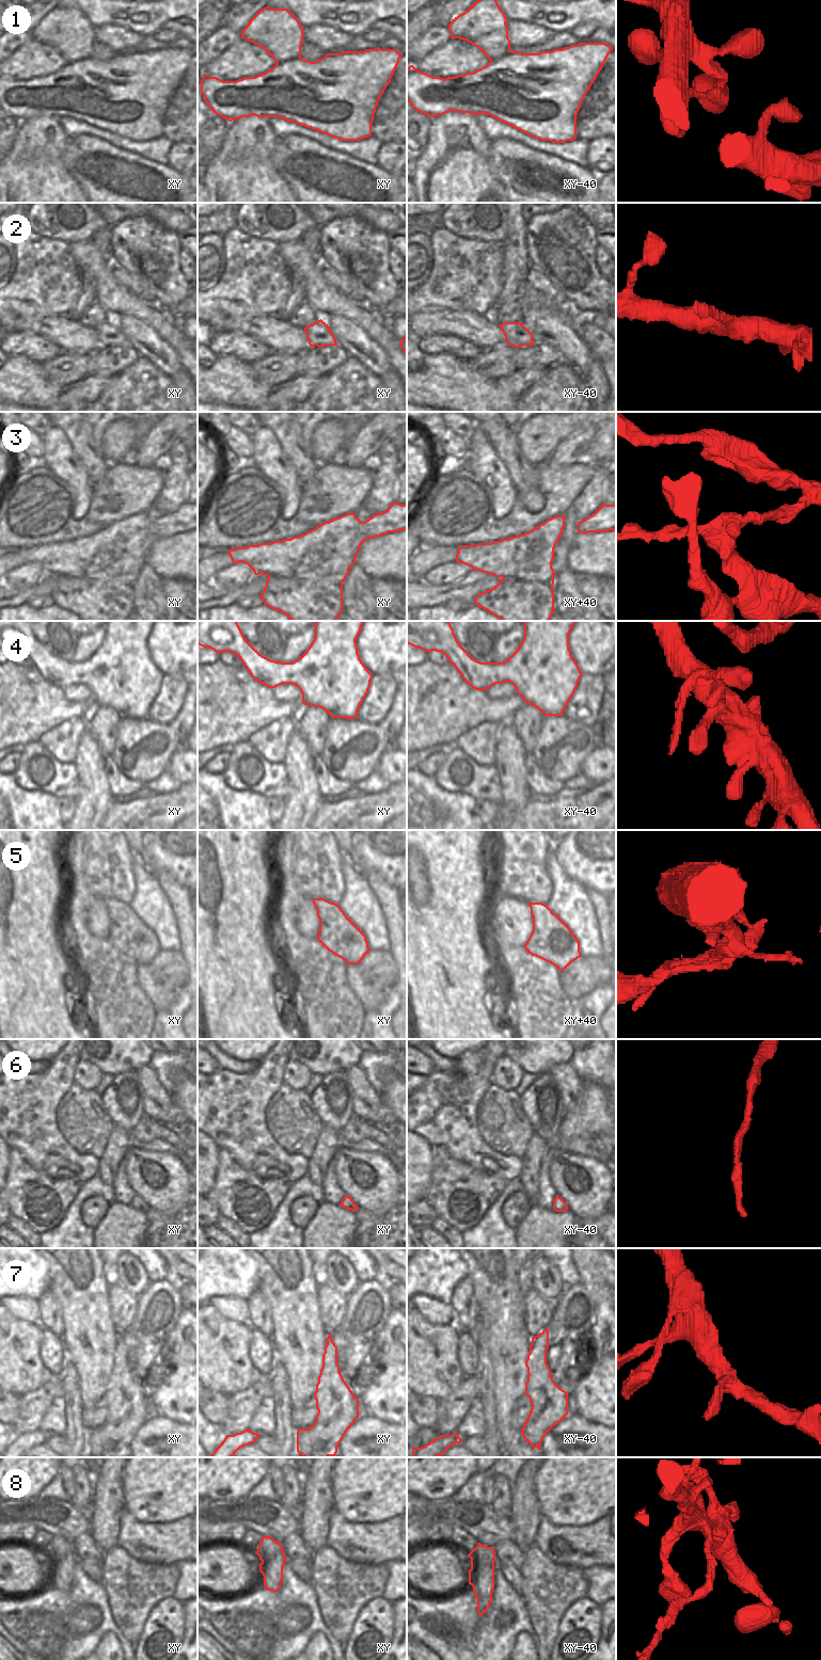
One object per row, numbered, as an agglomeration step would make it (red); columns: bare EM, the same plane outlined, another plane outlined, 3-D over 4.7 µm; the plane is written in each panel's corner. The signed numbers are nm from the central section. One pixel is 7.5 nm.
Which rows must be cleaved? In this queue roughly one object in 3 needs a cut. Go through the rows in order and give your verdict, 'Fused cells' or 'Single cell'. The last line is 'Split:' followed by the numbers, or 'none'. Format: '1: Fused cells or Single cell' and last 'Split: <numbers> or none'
1: Single cell
2: Fused cells
3: Fused cells
4: Single cell
5: Fused cells
6: Single cell
7: Single cell
8: Fused cells
Split: 2, 3, 5, 8.

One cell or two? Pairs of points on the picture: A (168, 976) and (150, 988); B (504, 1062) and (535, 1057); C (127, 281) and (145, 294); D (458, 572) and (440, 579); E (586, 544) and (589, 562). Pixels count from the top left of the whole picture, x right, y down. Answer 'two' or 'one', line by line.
A: two
B: two
C: one
D: one
E: one

